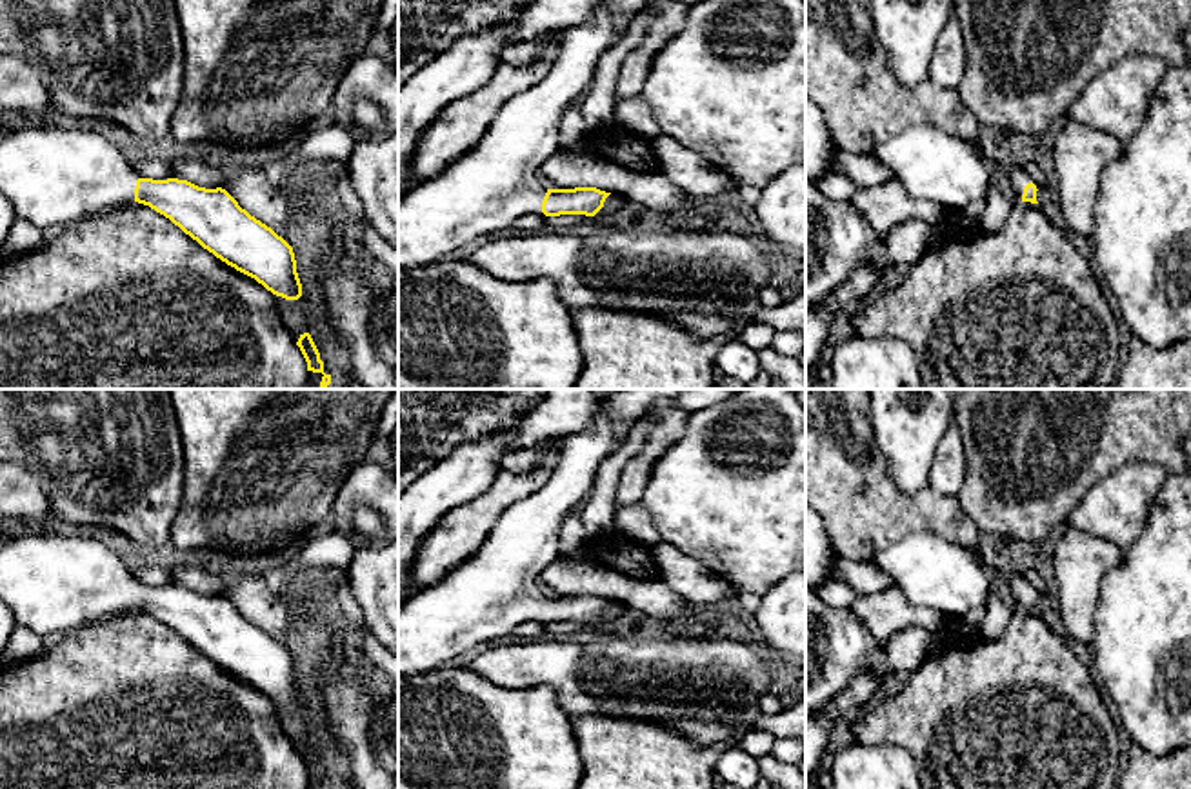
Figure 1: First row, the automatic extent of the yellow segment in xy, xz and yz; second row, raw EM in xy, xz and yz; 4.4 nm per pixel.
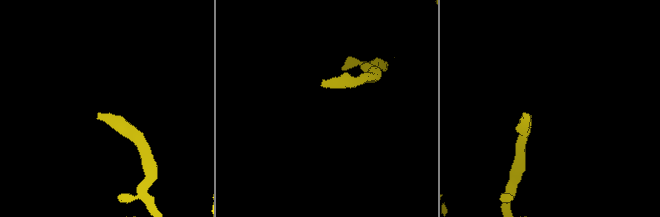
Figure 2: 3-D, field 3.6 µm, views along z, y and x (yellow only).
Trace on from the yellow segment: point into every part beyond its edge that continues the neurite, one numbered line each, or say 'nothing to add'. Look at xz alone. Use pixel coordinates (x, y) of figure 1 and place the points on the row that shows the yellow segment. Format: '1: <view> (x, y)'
1: xz (486, 189)

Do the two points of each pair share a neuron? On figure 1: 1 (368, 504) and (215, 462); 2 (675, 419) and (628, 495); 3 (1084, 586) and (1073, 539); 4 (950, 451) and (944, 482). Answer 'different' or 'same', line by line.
1: different
2: same
3: same
4: same

